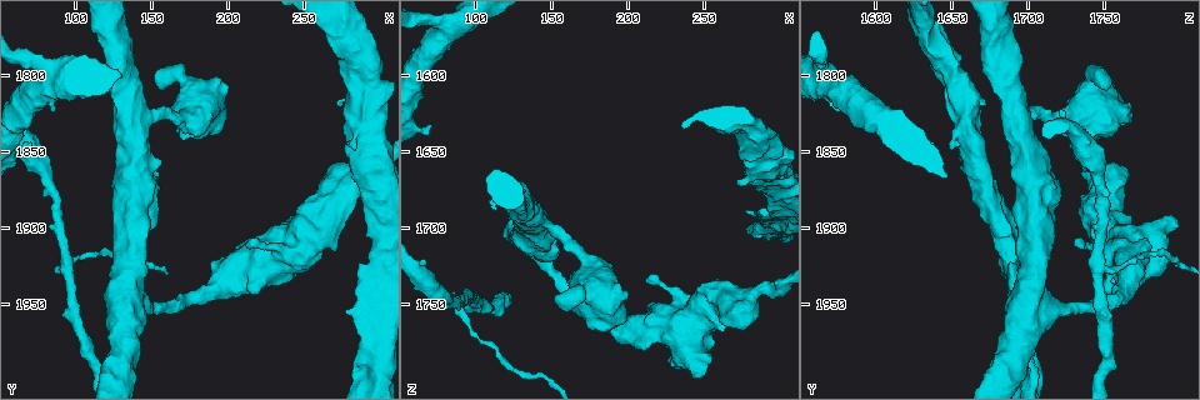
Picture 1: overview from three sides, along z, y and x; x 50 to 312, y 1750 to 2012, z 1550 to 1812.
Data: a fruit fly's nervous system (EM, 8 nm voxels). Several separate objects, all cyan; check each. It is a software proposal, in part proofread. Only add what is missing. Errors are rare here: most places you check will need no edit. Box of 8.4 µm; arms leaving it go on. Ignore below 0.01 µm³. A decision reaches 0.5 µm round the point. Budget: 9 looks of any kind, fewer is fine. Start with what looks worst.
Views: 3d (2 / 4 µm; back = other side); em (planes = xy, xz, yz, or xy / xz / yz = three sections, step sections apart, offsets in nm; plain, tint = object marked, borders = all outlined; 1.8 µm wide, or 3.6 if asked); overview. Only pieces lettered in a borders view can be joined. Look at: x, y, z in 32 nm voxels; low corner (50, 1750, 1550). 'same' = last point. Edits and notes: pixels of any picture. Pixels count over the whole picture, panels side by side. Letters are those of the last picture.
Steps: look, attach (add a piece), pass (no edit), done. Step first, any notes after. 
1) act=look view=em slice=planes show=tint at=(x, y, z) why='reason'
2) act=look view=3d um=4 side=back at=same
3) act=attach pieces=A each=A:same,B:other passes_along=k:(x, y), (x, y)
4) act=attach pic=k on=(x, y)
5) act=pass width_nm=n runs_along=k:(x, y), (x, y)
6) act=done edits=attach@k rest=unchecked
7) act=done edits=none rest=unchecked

act=look view=em slice=xy step=4 show=tint at=(154, 1808, 1750) why='free end'

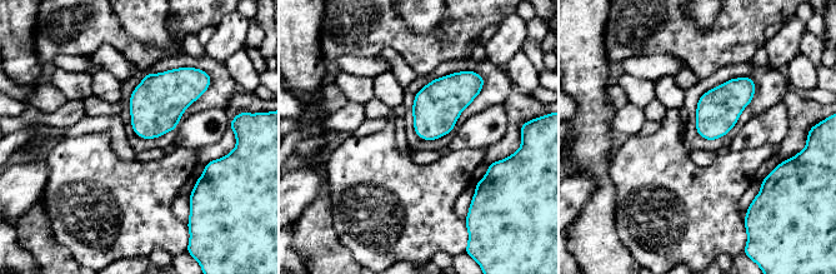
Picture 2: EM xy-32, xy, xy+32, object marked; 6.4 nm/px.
act=look view=em slice=planes show=borders at=same

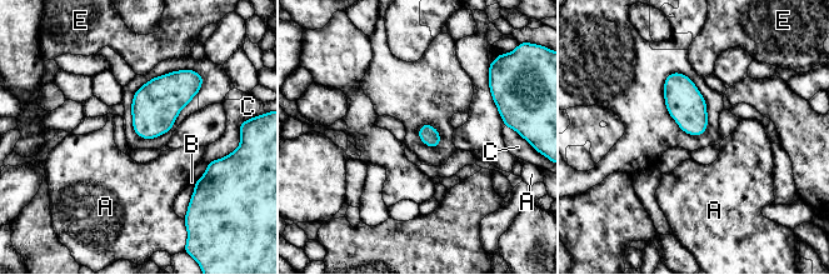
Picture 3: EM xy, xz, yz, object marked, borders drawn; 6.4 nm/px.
act=pass each=A:other,B:other,C:other,E:other border=3:(221, 156), (208, 164) found='none of them fits'

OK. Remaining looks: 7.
act=look view=3d um=4 side=back at=(70, 1846, 1632) why='stops while still wide'

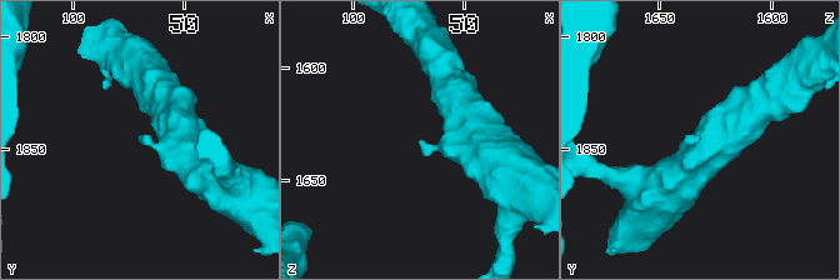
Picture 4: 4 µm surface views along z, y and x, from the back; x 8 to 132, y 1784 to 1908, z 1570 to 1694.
act=look view=em slice=planes show=borders at=(69, 1847, 1633)

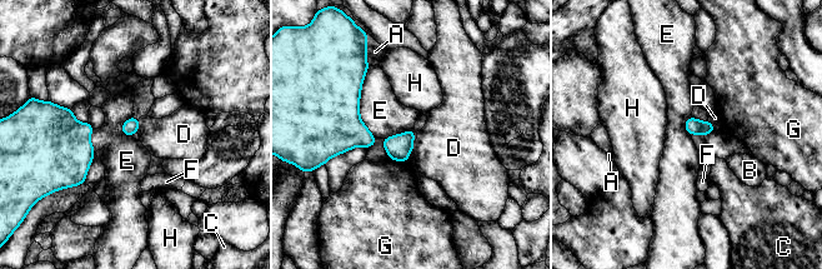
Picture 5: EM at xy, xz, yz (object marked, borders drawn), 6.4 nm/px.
act=pass longest_contact=E:460nm each=A:other,B:other,C:other,D:other,E:other,F:other,G:other,H:other found='no lettered piece goes on from it'

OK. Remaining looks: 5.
act=look view=em slice=xz step=8 show=tint at=(92, 1926, 1748) why='abrupt turn'

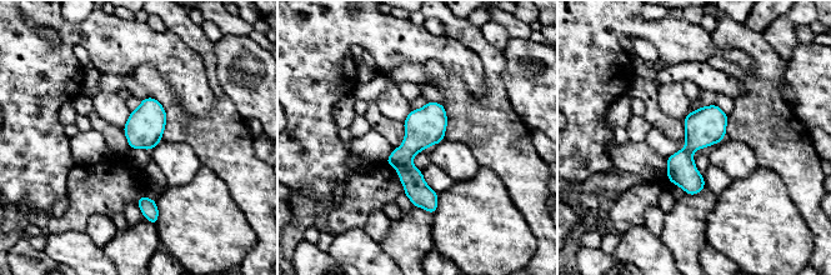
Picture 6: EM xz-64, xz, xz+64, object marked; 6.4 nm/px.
act=look view=em slice=planes show=borders at=same

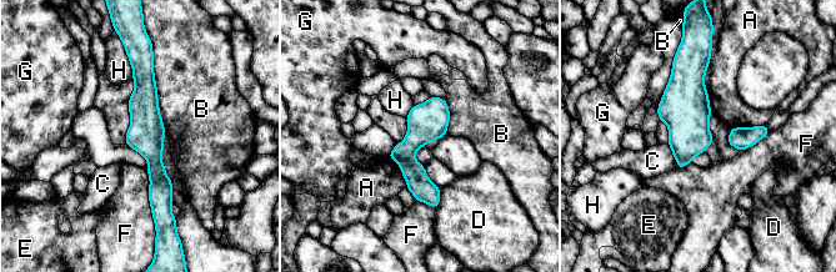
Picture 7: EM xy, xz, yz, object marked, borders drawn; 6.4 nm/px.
act=pass each=A:other,B:other,C:other,D:other,E:other,F:other,G:other,H:other runs_along=7:(134, 60), (145, 82), (154, 208) found='no lettered piece goes on from it'

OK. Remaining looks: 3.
act=look view=em slice=xy step=8 show=borders at=(220, 1942, 1752) why='an open end'

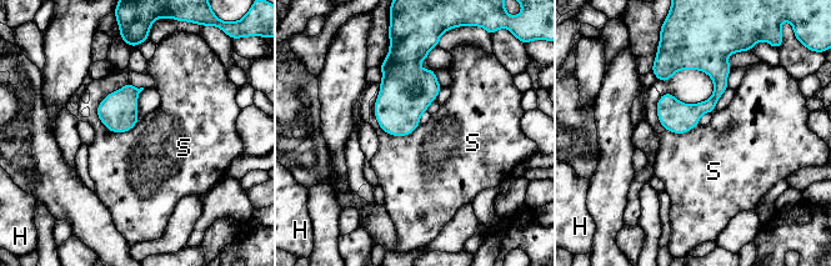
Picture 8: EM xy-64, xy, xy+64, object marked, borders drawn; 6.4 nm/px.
act=look view=em slice=planes show=borders at=same

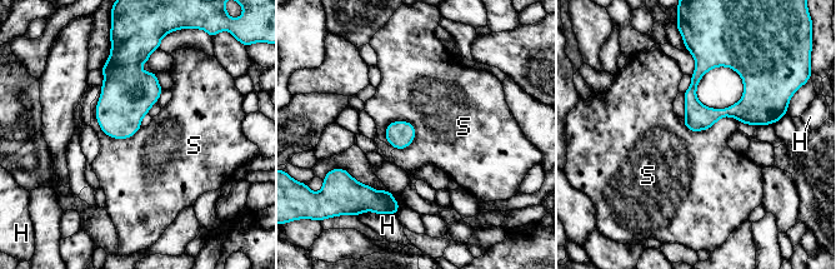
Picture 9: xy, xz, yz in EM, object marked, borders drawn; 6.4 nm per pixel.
act=pass each=H:other,S:other found='none of them fits'

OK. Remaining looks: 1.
act=done edits=none rest=unchecked

